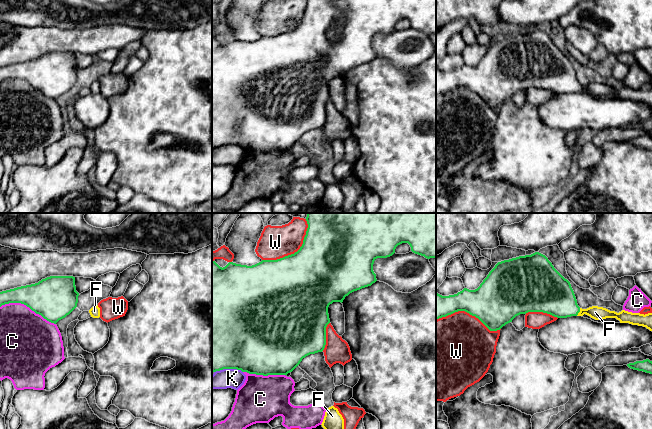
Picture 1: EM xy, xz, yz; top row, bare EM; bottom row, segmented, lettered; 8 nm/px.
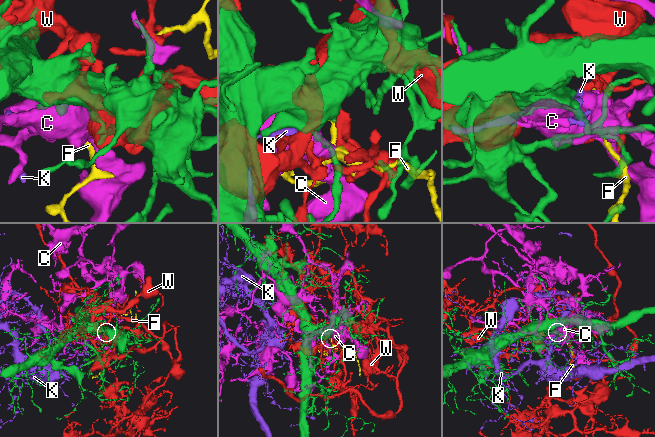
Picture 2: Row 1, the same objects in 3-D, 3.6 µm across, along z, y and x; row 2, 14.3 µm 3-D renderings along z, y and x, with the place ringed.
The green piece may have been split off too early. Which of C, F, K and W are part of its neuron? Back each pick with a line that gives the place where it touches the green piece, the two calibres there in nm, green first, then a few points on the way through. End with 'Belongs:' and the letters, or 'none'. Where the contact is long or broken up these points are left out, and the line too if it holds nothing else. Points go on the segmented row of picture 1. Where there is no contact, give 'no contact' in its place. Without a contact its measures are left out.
F: meets green in yz at (579, 311); 320 nm thick on the green side, 110 nm on the other; runs through yz (553, 294), (566, 306), (579, 311), (595, 312)
Belongs: F

